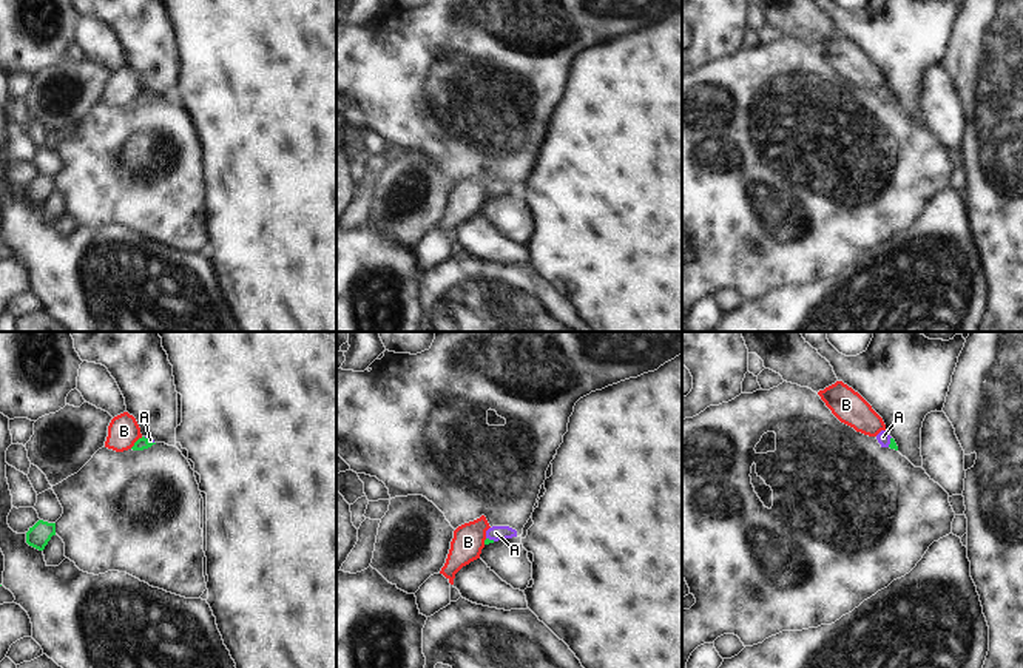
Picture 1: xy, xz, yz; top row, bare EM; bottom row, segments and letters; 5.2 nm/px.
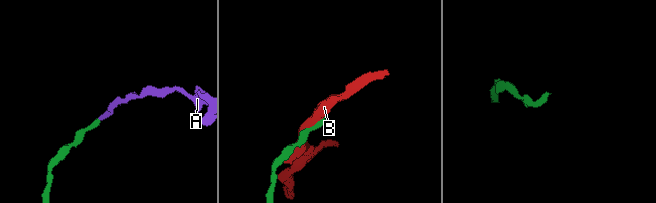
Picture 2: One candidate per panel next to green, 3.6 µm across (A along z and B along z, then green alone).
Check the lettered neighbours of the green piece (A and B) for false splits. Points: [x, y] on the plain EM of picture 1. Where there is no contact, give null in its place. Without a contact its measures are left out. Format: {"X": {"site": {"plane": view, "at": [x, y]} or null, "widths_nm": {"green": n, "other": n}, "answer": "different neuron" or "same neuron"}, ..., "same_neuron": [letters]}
{"A": {"site": {"plane": "xy", "at": [147, 94]}, "widths_nm": {"green": 70, "other": 30}, "answer": "same neuron"}, "B": {"site": {"plane": "xy", "at": [136, 96]}, "widths_nm": {"green": 70, "other": 160}, "answer": "different neuron"}, "same_neuron": ["A"]}

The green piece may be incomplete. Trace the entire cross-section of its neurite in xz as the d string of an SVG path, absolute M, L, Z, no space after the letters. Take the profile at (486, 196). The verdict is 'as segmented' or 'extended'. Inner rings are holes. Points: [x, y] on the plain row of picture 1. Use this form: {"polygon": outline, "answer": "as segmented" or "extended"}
{"polygon": "M492 180L486 185L484 199L517 191L517 185L509 180Z", "answer": "extended"}

